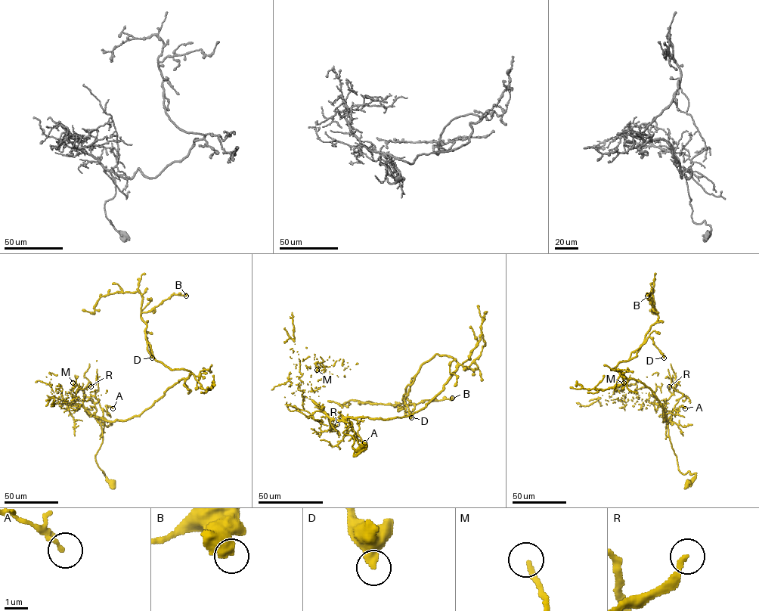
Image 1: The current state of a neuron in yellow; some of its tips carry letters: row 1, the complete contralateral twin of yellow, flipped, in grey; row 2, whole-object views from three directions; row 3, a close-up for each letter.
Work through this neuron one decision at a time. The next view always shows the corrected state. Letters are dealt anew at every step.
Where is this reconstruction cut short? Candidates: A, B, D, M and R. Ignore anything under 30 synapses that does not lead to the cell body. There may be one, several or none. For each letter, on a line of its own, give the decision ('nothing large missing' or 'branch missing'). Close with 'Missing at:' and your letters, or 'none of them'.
A: nothing large missing
B: nothing large missing
D: nothing large missing
M: nothing large missing
R: nothing large missing
Missing at: none of them

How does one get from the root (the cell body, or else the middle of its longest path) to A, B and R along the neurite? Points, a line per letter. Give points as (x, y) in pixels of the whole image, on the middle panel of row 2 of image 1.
A: (364, 445), (354, 455), (354, 438), (343, 432), (351, 425), (348, 422), (357, 438), (364, 442)
B: (364, 445), (354, 455), (343, 420), (422, 409), (457, 364), (435, 354), (398, 410), (452, 398)
R: (364, 445), (354, 455), (354, 438), (343, 432), (351, 423), (329, 417), (329, 430), (337, 424)

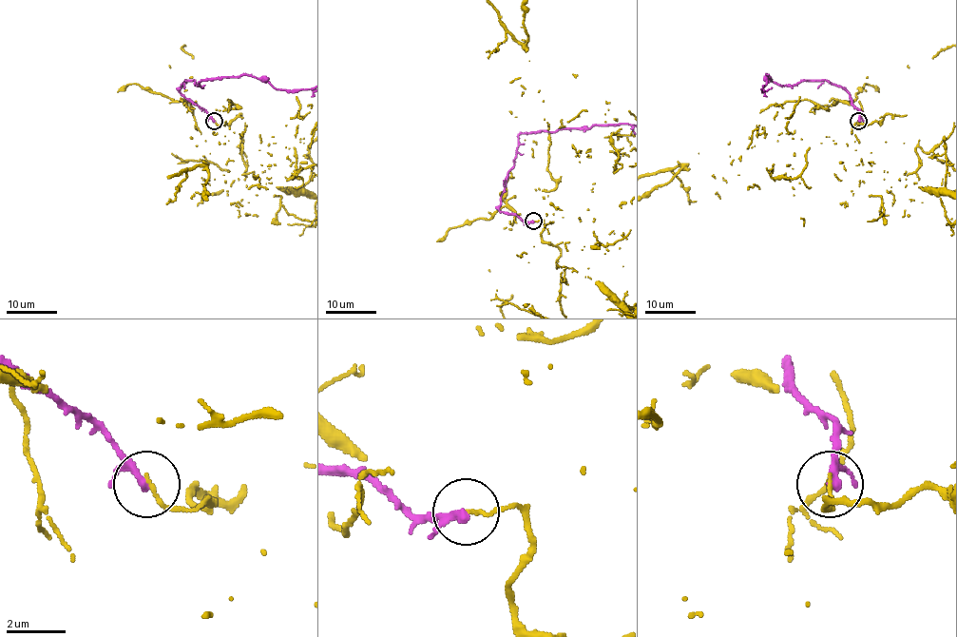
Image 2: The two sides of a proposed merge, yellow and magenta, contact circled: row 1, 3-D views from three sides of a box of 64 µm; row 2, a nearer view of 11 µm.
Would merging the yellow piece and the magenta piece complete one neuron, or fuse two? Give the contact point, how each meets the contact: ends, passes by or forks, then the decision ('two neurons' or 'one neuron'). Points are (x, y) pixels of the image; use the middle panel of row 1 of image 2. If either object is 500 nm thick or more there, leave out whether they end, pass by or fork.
(533, 221) | yellow ends | magenta passes by | two neurons

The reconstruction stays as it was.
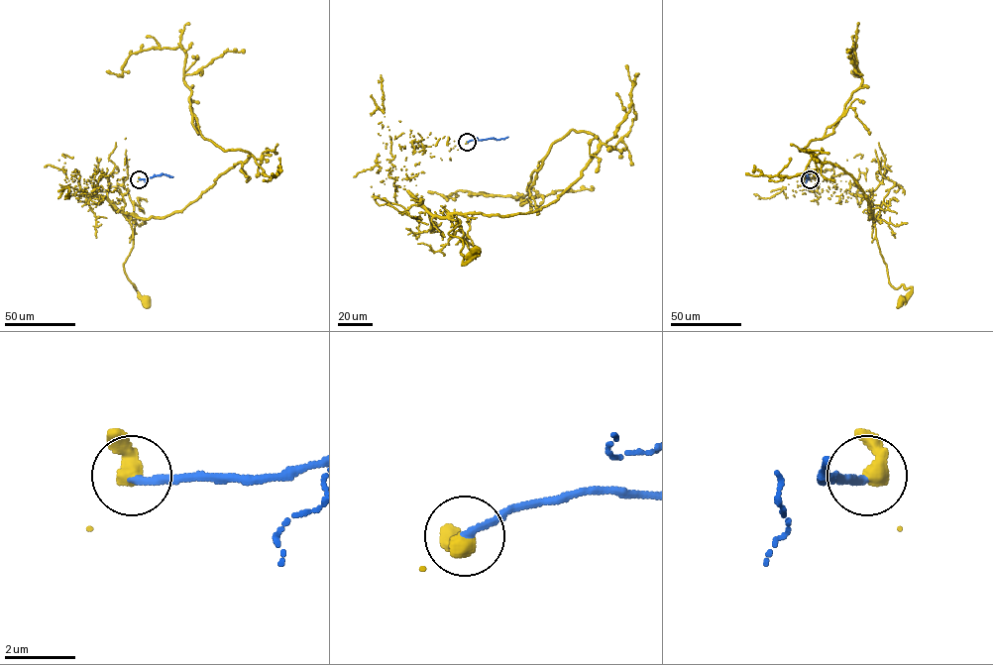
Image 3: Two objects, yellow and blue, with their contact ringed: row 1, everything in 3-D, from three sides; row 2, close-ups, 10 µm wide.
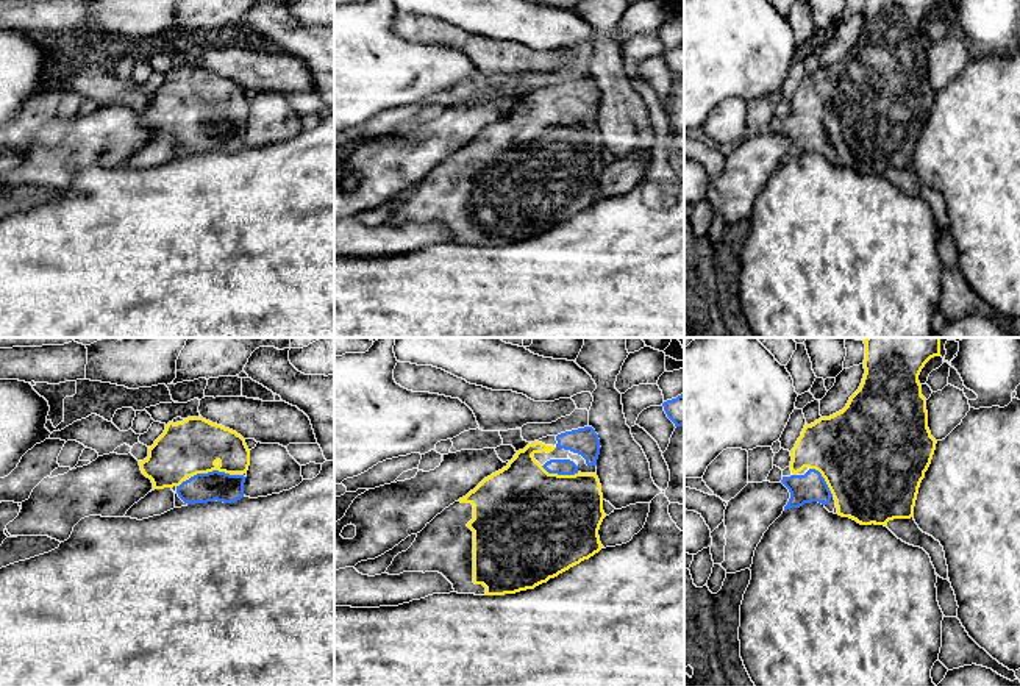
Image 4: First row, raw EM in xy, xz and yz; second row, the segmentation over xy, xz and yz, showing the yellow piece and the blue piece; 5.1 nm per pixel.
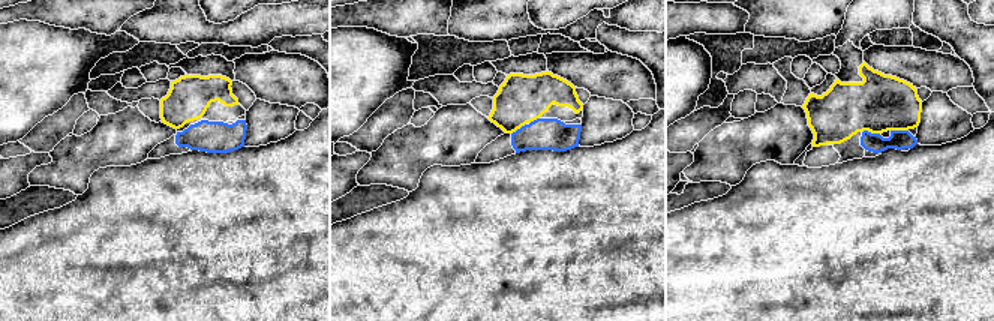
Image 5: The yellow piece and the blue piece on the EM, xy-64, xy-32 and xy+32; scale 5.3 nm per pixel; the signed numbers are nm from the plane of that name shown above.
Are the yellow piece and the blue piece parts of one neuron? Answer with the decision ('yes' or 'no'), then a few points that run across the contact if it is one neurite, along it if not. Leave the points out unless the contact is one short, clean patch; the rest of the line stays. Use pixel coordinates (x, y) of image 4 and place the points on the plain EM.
yes; line xy (194, 96), (194, 103), (211, 121), (208, 132), (202, 138)

